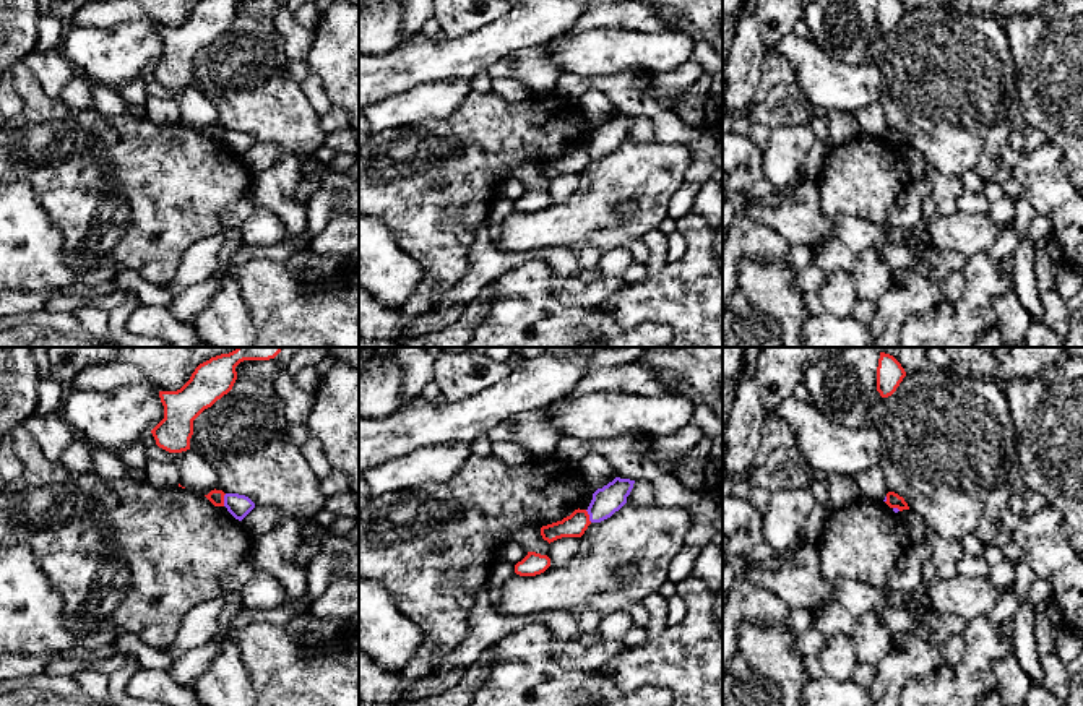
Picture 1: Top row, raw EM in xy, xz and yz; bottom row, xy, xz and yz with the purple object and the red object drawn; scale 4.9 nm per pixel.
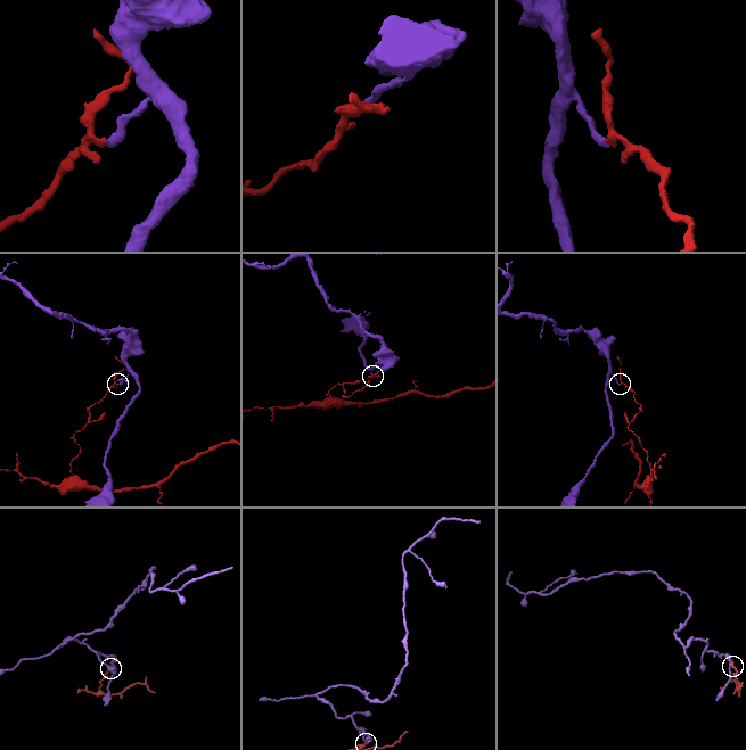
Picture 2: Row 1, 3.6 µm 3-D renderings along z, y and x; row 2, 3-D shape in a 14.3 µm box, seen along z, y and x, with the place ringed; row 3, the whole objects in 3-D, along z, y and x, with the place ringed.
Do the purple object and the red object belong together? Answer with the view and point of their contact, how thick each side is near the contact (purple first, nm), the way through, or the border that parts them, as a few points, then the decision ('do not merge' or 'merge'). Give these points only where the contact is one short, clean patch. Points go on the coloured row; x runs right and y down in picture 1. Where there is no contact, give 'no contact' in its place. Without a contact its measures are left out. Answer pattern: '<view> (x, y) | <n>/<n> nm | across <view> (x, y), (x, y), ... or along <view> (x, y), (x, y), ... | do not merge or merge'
xy (224, 500) | 110/80 nm | along xy (226, 494), (223, 505) | do not merge

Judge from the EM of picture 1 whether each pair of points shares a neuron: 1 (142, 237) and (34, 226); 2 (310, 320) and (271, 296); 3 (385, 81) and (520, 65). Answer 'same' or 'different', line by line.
1: different
2: same
3: different

